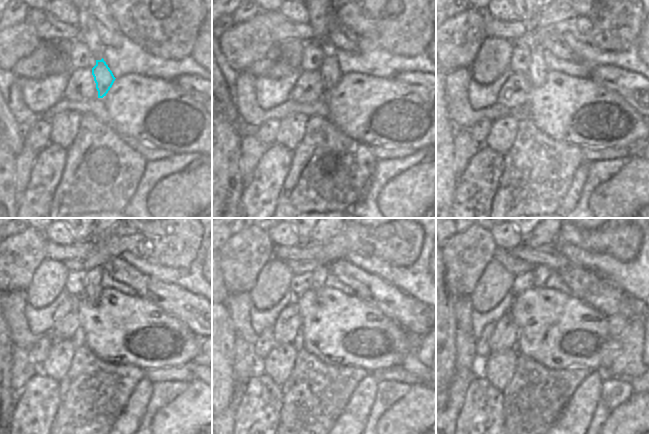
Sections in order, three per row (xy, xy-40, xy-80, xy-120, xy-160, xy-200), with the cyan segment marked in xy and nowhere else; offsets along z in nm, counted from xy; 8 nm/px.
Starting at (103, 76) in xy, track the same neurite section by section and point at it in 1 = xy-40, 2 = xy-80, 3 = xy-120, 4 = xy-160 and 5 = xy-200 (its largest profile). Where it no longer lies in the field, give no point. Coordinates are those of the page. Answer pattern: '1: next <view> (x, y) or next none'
1: next xy-40 (329, 71)
2: next xy-80 (538, 70)
3: next xy-120 (92, 289)
4: next xy-160 (319, 275)
5: next xy-200 (541, 274)

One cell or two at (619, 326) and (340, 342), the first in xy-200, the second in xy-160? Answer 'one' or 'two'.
two

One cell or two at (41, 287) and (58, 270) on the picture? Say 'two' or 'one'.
one

